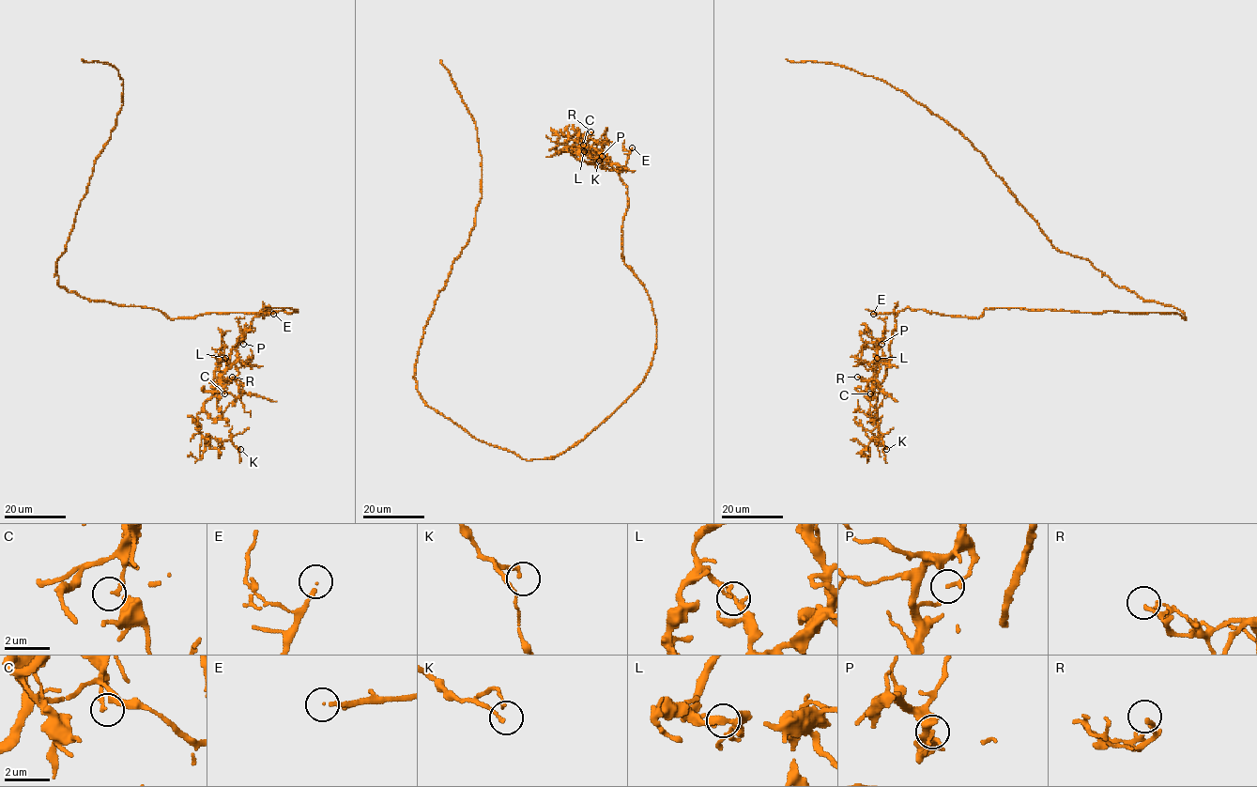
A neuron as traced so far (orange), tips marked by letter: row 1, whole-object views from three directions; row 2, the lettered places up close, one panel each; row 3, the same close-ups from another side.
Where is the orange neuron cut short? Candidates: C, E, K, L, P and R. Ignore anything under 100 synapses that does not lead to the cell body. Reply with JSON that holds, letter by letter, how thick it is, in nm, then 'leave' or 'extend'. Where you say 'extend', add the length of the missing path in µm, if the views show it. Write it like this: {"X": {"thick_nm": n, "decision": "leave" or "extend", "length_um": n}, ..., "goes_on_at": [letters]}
{"C": {"thick_nm": 180, "decision": "leave"}, "E": {"thick_nm": 150, "decision": "extend", "length_um": 60}, "K": {"thick_nm": 140, "decision": "leave"}, "L": {"thick_nm": 120, "decision": "leave"}, "P": {"thick_nm": 130, "decision": "leave"}, "R": {"thick_nm": 150, "decision": "leave"}, "goes_on_at": ["E"]}

